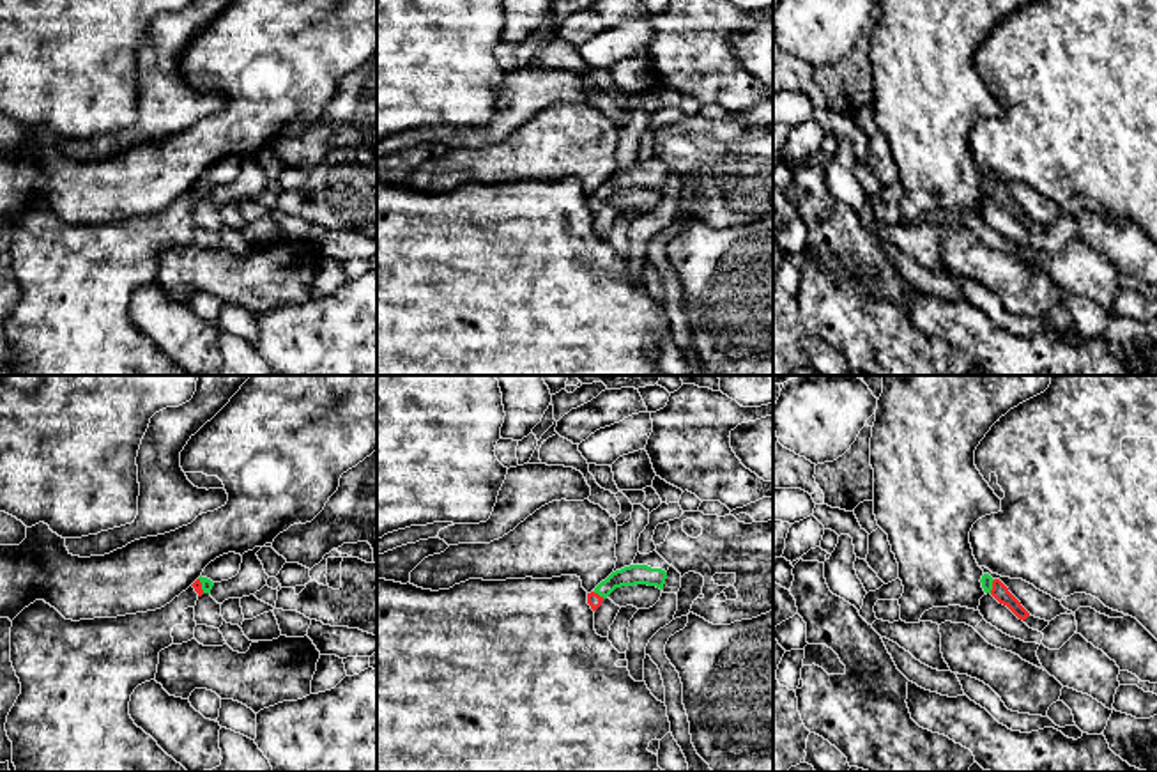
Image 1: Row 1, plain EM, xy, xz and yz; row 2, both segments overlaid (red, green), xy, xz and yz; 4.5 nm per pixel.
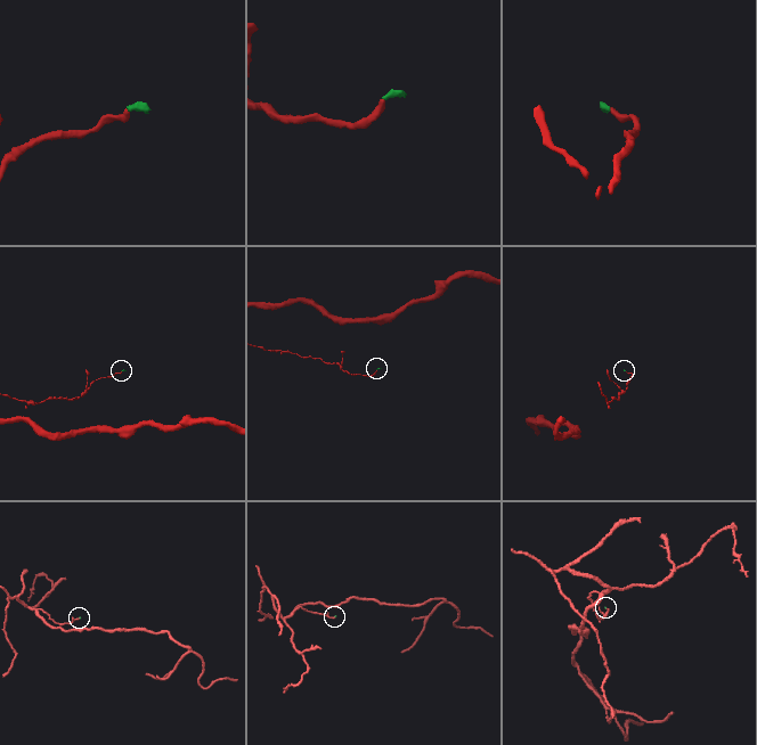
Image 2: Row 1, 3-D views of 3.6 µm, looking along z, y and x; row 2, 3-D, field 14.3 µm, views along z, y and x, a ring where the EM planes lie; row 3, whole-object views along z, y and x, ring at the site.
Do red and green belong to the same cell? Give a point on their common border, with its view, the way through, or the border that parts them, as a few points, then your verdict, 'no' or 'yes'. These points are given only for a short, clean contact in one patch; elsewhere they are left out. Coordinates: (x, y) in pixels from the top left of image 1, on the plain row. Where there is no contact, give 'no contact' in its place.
meets red in xz at (597, 197); runs through xz (595, 204), (597, 197), (612, 185), (635, 177); yes

